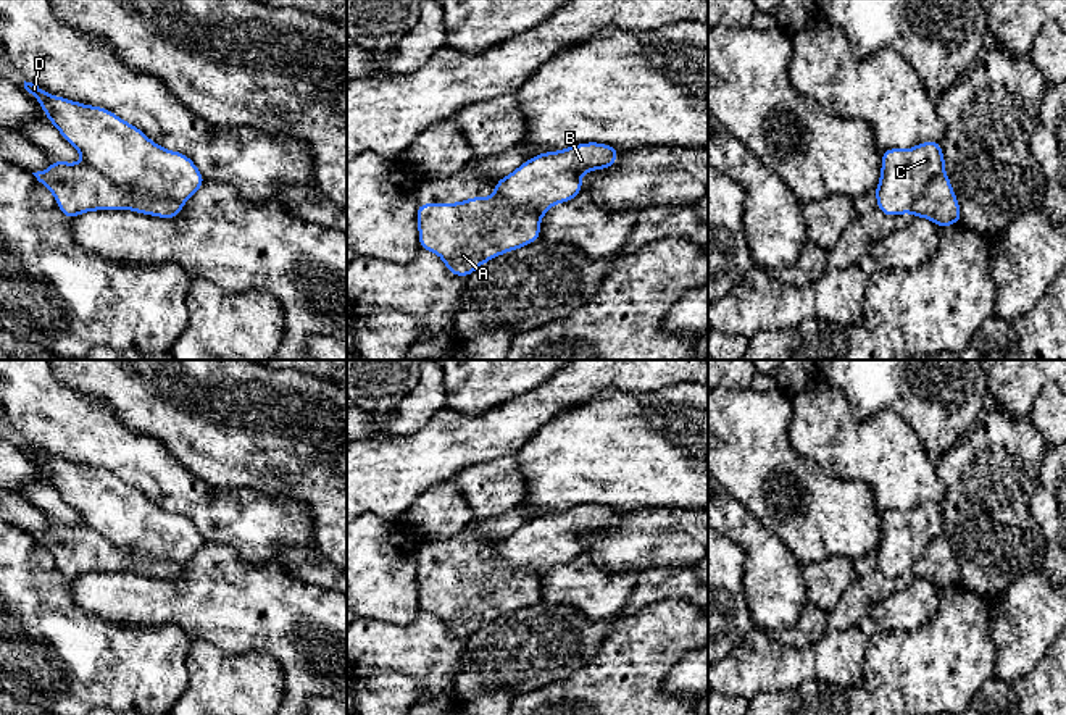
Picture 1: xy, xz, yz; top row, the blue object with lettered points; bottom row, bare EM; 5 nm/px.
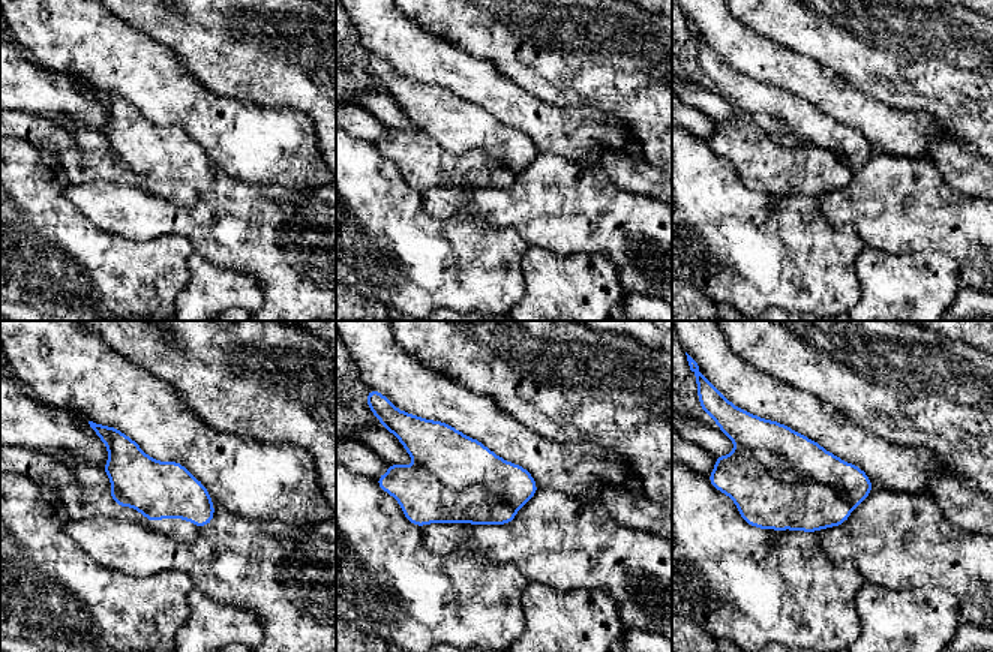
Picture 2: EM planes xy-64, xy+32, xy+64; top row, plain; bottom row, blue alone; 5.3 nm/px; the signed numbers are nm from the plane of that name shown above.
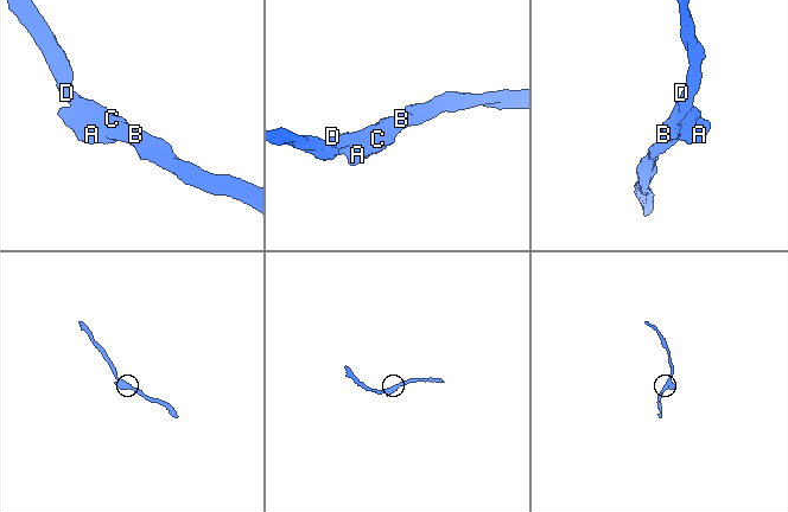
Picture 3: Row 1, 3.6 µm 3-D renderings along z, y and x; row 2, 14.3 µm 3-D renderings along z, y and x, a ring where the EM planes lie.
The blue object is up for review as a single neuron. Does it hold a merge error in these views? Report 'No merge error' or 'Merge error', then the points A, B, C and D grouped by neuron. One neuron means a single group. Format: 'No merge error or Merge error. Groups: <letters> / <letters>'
Merge error. Groups: A / B C D

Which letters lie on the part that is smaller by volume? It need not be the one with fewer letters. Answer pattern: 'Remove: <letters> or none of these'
Remove: A

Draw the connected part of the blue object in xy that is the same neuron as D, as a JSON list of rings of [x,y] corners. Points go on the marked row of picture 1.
[[[26,81],[24,89],[37,98],[45,116],[90,166],[111,182],[129,187],[135,197],[169,200],[182,207],[203,186],[205,178],[187,155],[160,147],[110,110],[55,97]]]

